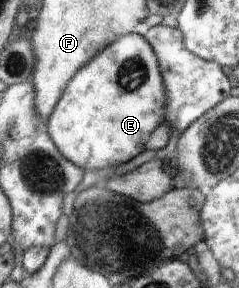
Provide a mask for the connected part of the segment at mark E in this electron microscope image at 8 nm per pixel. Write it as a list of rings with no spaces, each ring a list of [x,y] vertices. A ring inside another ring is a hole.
[[[125,35],[119,39],[119,43],[113,43],[79,75],[79,79],[73,79],[75,83],[69,83],[63,90],[62,97],[55,107],[55,115],[46,121],[51,139],[58,146],[68,160],[75,166],[88,170],[108,169],[112,171],[121,163],[129,159],[139,159],[147,147],[151,147],[151,139],[159,135],[159,127],[163,127],[165,121],[165,87],[157,65],[158,59],[151,45],[139,37],[139,35]]]

